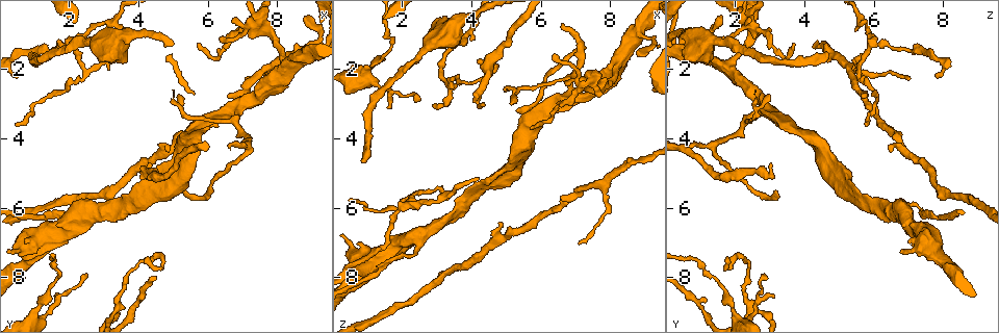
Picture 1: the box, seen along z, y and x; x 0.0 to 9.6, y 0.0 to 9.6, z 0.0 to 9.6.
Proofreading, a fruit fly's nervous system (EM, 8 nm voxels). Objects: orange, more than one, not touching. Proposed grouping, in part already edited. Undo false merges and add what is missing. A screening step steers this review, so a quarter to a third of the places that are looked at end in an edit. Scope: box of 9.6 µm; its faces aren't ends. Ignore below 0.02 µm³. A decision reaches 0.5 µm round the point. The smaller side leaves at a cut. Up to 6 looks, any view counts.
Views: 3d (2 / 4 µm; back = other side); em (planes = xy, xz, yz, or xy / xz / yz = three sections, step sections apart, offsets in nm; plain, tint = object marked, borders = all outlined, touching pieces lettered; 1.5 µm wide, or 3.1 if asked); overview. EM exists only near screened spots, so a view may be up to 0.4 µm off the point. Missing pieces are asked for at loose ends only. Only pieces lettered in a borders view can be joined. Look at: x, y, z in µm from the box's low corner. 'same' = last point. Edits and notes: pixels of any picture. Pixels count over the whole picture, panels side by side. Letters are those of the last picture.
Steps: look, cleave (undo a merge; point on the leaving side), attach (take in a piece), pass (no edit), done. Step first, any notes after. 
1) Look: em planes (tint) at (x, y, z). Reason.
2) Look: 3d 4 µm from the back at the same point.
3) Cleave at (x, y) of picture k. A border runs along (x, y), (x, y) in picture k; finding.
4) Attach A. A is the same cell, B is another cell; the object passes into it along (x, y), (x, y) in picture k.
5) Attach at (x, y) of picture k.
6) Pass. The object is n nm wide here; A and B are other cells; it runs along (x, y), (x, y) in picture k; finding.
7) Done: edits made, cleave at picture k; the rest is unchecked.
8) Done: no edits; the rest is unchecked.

Look: em xy step 8 (tint) at (5.35, 5.45, 3.25). Long arm stops here.

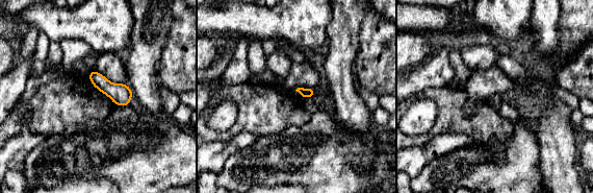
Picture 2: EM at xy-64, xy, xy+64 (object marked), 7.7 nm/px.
Look: em planes (borders) at the same point. Cut it another way.

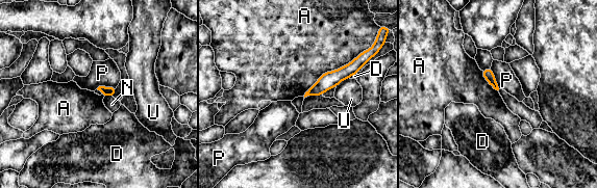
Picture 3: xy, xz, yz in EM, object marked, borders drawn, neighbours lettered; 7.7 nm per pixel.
Pass. The longest contact is with A, 480 nm; A, D, N, P and U are other cells; none of them fits.

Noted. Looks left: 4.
Look: em xz step 4 (tint) at (3.40, 8.85, 2.45). Sharp bend.

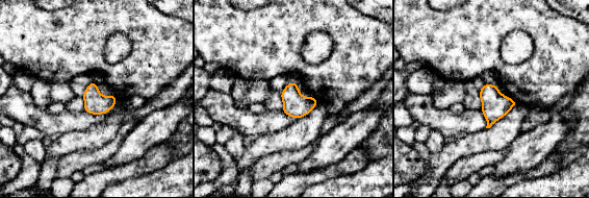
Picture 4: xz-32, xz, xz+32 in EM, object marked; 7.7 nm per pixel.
Look: em planes (borders) at the same point. Cut it another way.

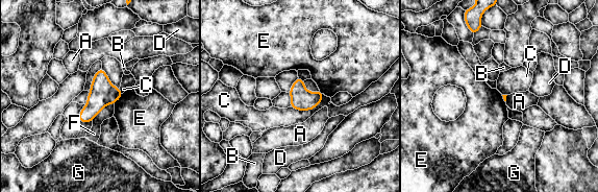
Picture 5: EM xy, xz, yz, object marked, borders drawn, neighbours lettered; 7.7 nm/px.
Pass. A, B, C, D, E, F and G are other cells; a border runs along (114, 103), (108, 103), (92, 120) in picture 5; continuous, no second neuron.

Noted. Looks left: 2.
Look: em xy step 4 (tint) at (0.85, 1.45, 4.65). Free end.

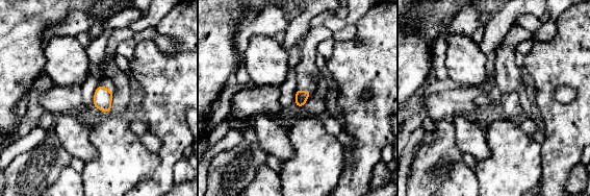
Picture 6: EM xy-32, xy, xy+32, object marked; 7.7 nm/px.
Look: em planes (borders) at the same point. Another direction.

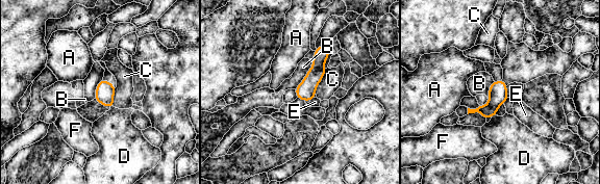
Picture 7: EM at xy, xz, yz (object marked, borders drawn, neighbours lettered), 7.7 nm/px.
Pass. A, B, C, D, E and F are other cells; a border runs along (313, 59), (313, 66), (295, 89) in picture 7; none of them fits.

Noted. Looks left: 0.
Done: no edits; the rest is unchecked.

